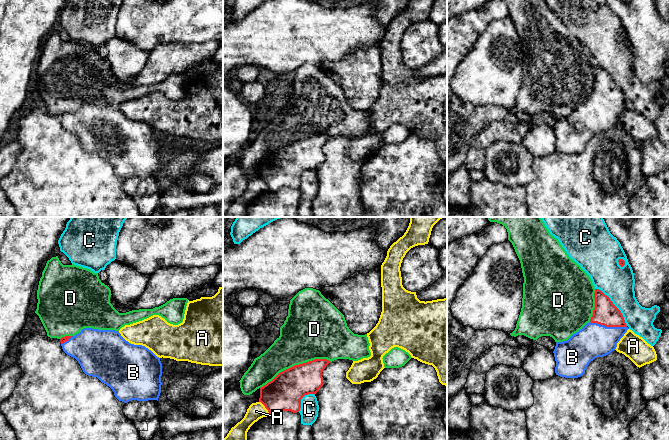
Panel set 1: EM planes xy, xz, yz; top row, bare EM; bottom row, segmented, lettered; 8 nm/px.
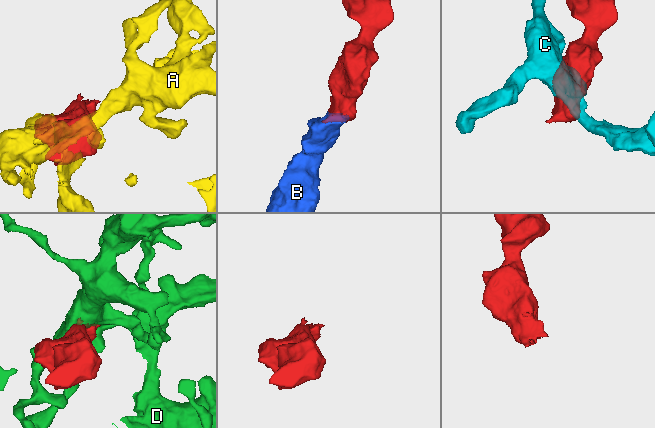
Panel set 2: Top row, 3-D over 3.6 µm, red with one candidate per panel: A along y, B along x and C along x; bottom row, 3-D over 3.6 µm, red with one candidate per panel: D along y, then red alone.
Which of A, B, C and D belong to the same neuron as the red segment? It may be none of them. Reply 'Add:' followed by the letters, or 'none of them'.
Add: B

